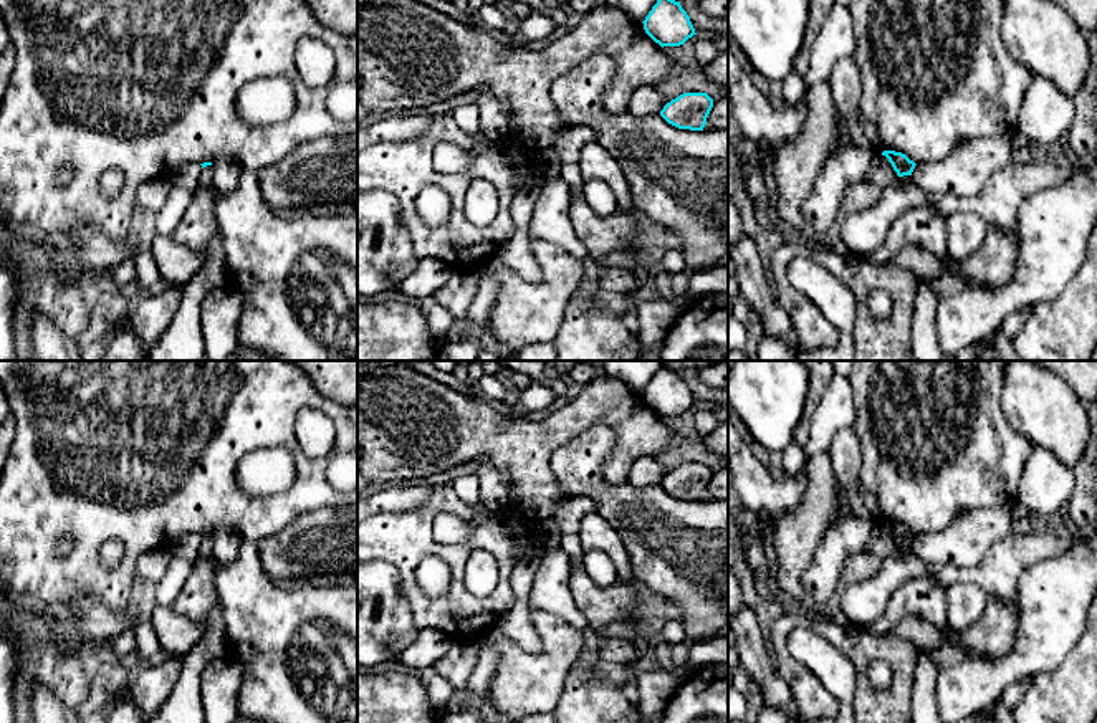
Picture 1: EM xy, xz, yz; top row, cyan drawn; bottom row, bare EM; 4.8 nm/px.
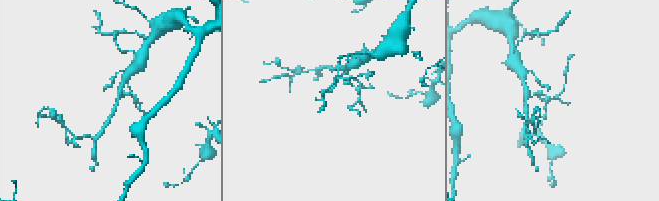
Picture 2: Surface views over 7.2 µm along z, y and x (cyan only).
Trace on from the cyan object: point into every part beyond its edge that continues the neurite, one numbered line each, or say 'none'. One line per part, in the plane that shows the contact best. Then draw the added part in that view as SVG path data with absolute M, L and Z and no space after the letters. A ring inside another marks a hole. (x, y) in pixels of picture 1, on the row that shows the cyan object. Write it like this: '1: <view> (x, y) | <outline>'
none

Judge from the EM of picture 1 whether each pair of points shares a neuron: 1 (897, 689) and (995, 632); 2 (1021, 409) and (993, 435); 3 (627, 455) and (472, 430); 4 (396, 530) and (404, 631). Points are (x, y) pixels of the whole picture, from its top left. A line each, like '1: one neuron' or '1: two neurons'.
1: two neurons
2: two neurons
3: one neuron
4: two neurons

